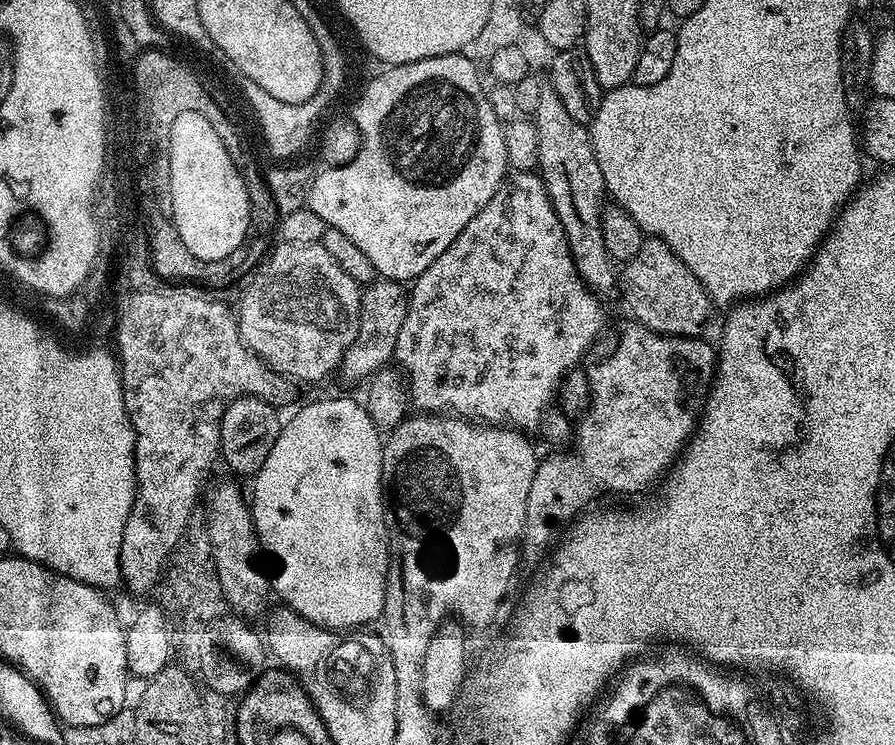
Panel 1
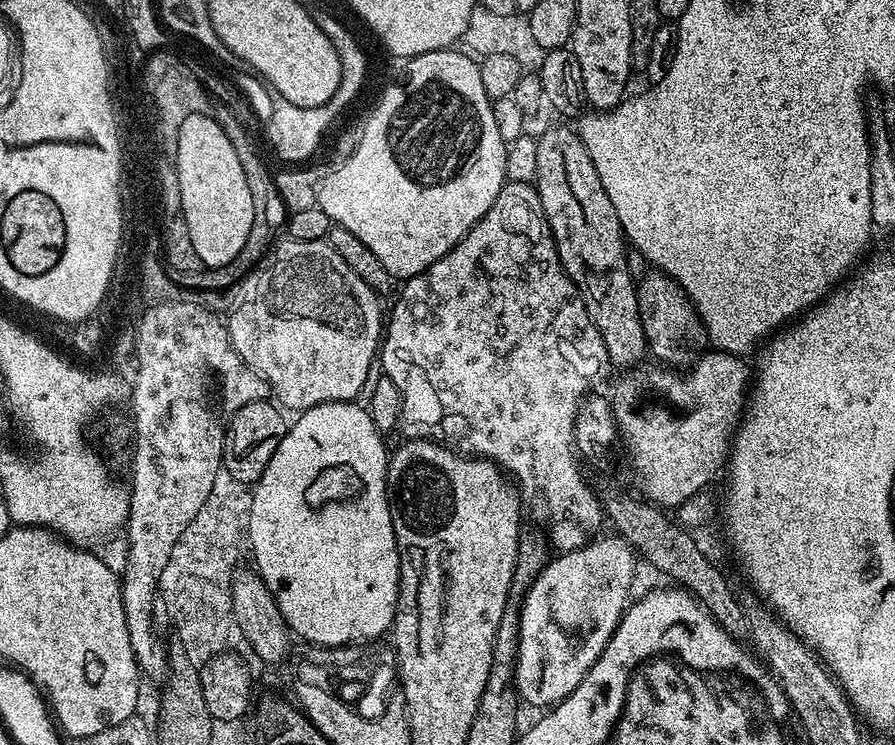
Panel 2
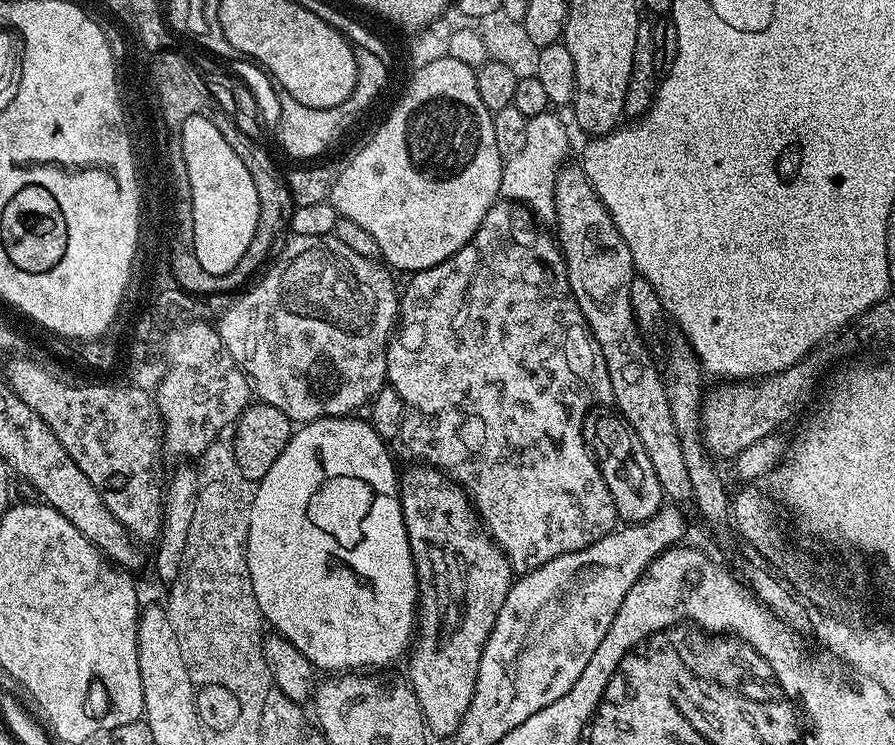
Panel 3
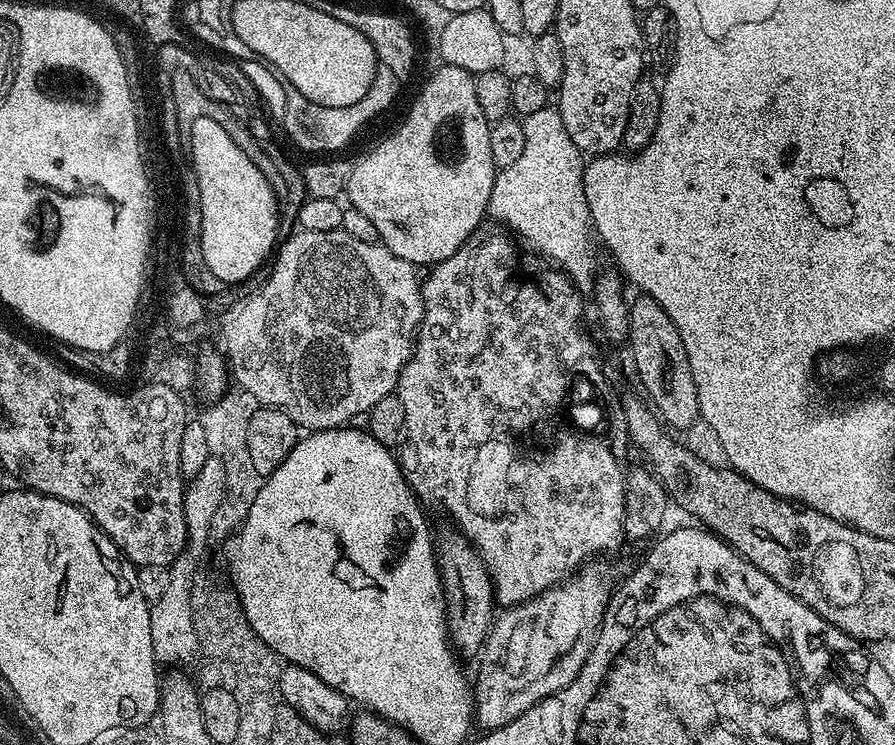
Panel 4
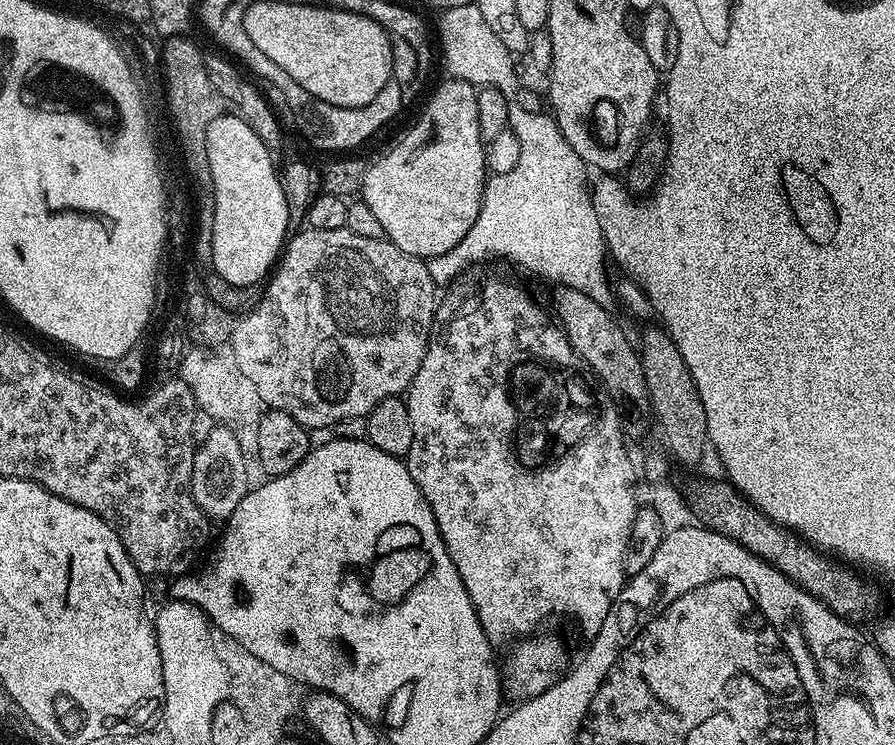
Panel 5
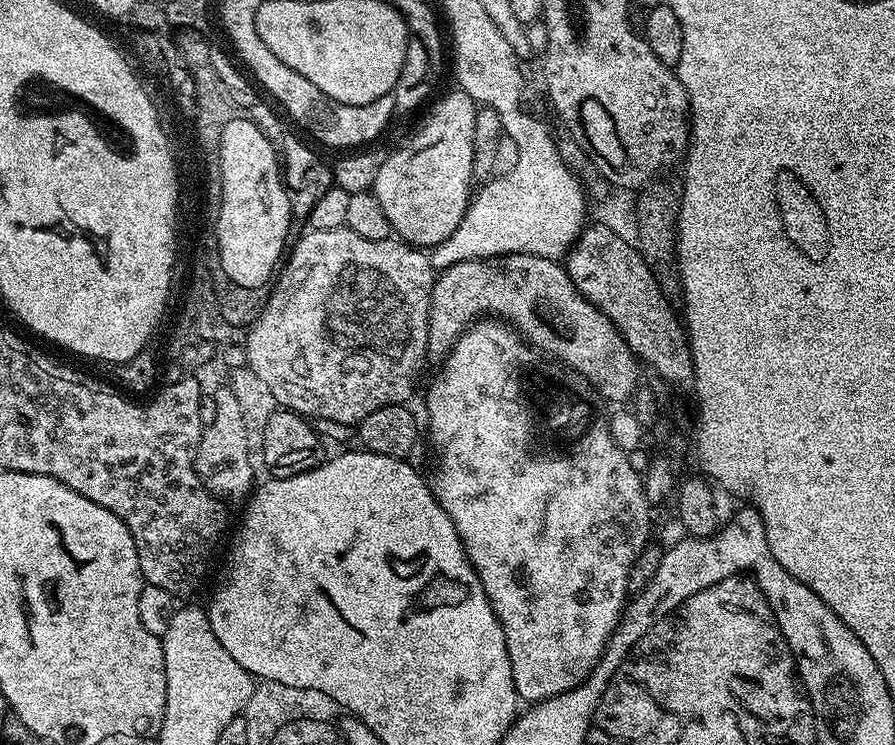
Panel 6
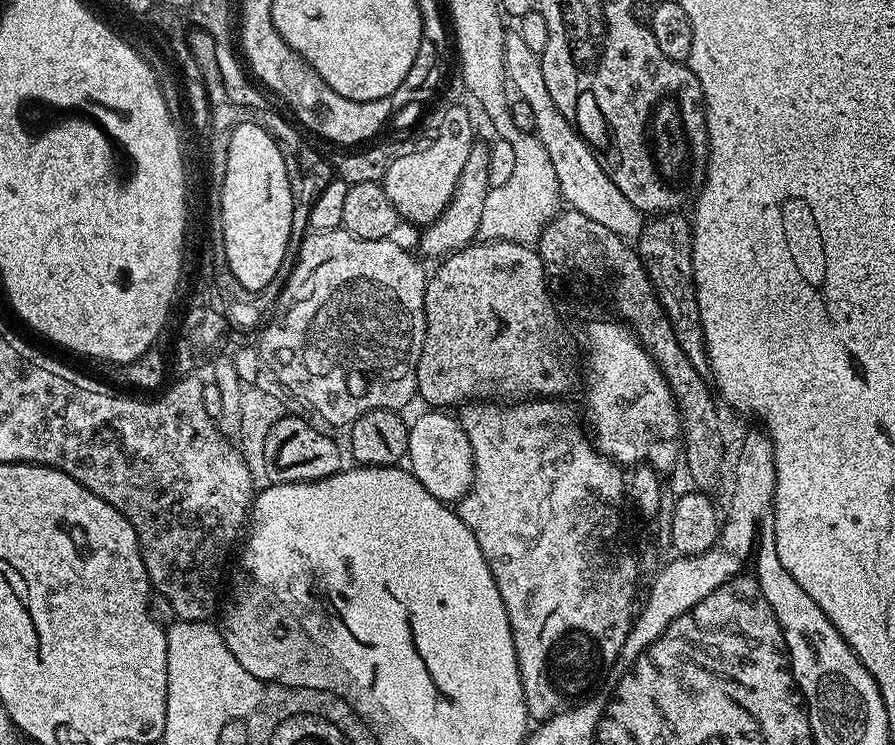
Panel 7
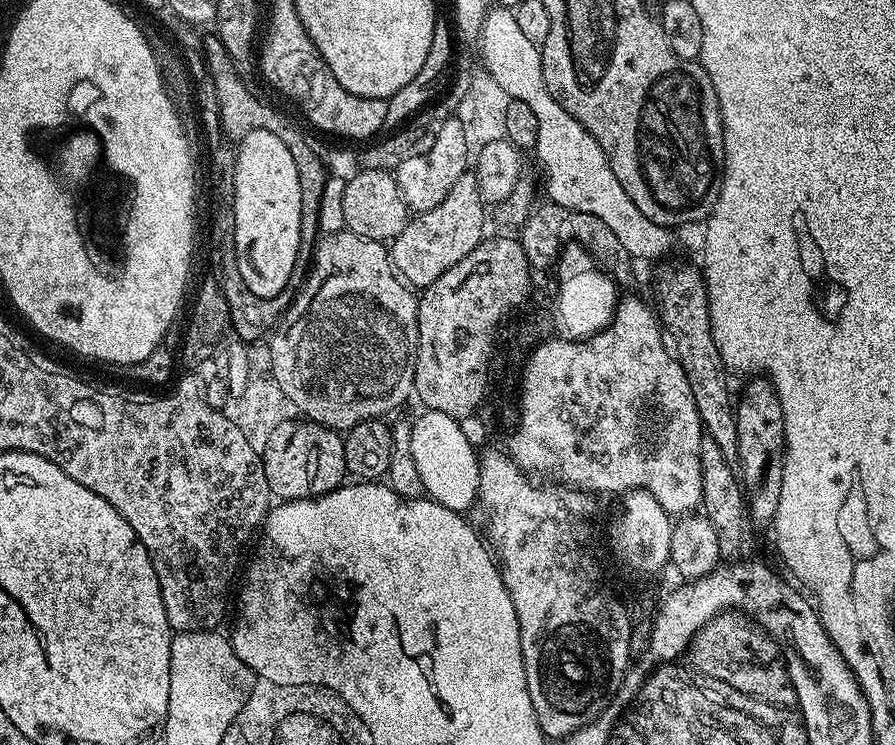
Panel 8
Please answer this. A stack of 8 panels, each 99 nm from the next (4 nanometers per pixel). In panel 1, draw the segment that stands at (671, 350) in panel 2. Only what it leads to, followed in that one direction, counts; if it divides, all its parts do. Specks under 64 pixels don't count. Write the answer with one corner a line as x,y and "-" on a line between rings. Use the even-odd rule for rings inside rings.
655,238
645,239
638,254
622,264
622,270
624,273
619,273
618,288
620,292
624,291
624,300
632,311
631,319
635,323
642,324
663,336
700,336
703,333
702,330
707,326
708,319
714,311
712,299
709,298
707,290
700,285
698,278
690,274
686,262
682,262
682,258
678,258
678,254
674,254
674,250
666,246
666,242

